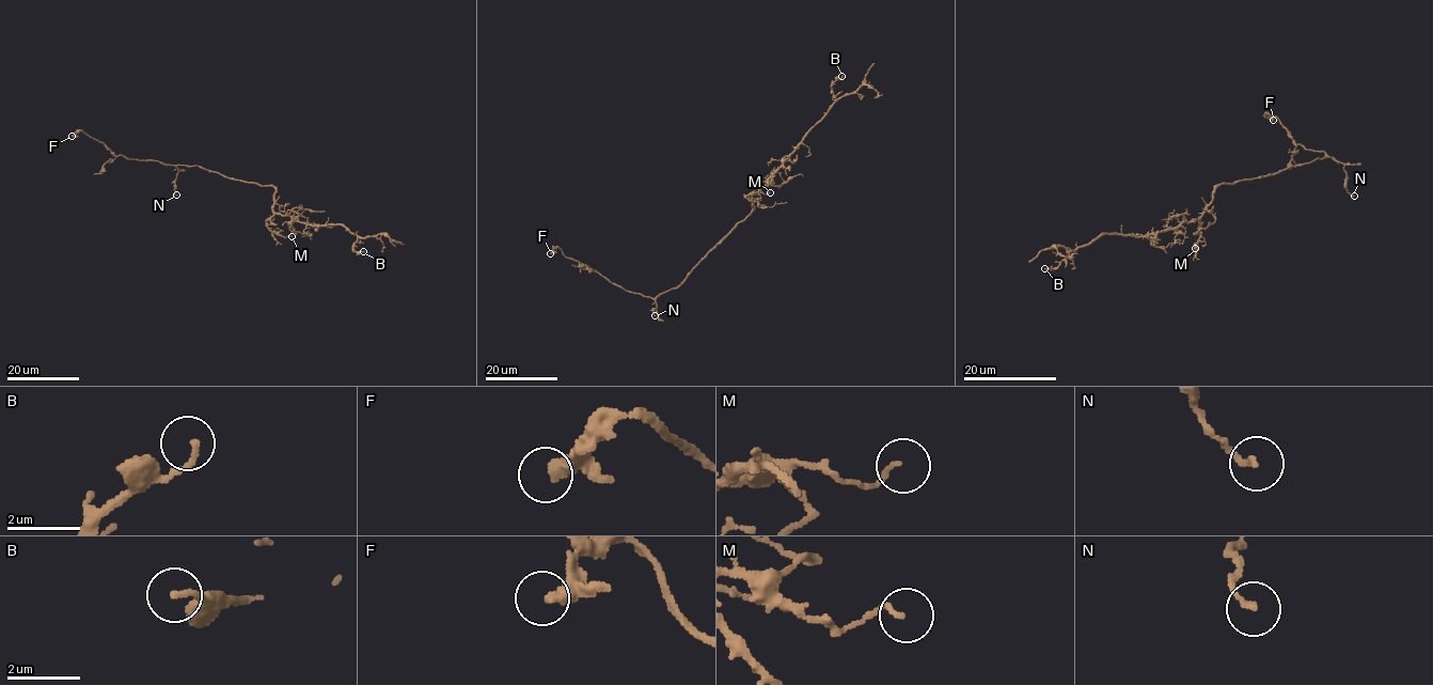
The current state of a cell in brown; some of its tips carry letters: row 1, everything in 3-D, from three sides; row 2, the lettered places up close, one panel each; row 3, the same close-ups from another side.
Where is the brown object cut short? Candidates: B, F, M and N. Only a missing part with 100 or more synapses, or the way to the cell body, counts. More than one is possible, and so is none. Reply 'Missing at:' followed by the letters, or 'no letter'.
Missing at: no letter

